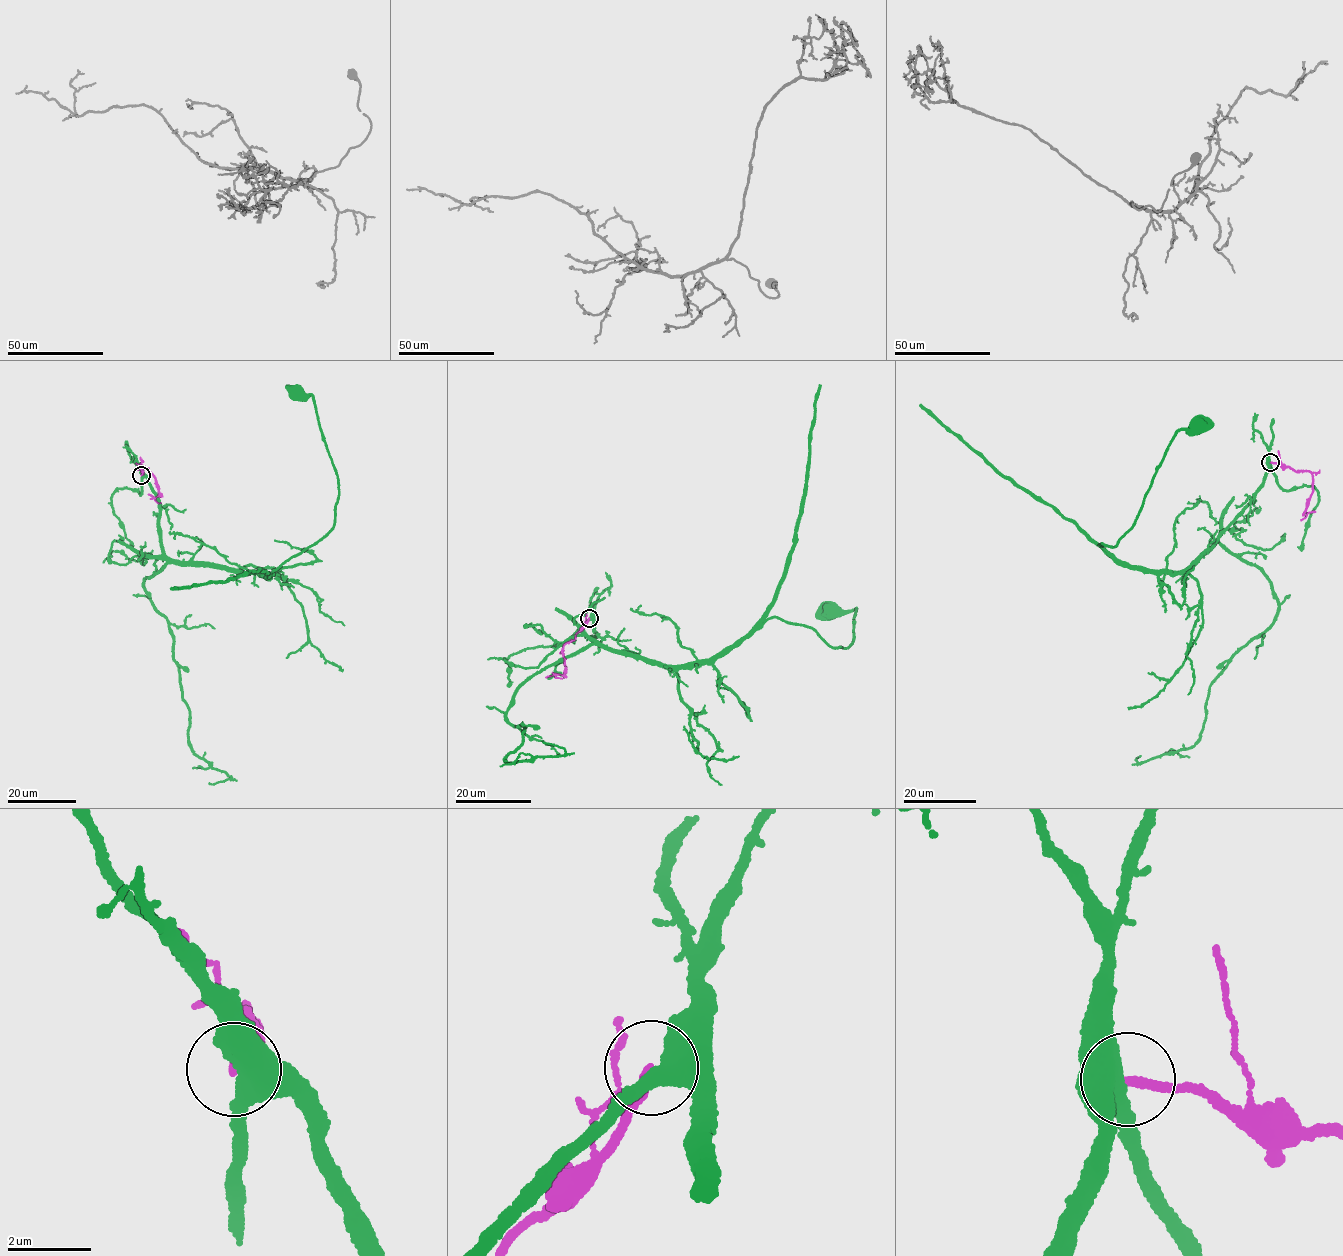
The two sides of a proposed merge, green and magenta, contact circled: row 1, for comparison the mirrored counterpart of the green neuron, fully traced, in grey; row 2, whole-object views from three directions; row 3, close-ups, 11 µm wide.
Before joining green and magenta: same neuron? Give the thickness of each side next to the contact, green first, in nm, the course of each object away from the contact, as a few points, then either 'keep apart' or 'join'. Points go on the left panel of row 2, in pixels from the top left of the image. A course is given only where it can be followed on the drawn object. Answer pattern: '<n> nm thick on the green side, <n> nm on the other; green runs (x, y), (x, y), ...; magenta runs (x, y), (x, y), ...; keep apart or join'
480 nm thick on the green side, 240 nm on the other; green runs (141, 475), (159, 503), (165, 555), (198, 566), (270, 576), (332, 529), (339, 494), (312, 395), (297, 391); magenta runs (141, 475), (143, 469), (139, 464), (154, 477), (158, 494), (154, 498), (161, 503); keep apart

